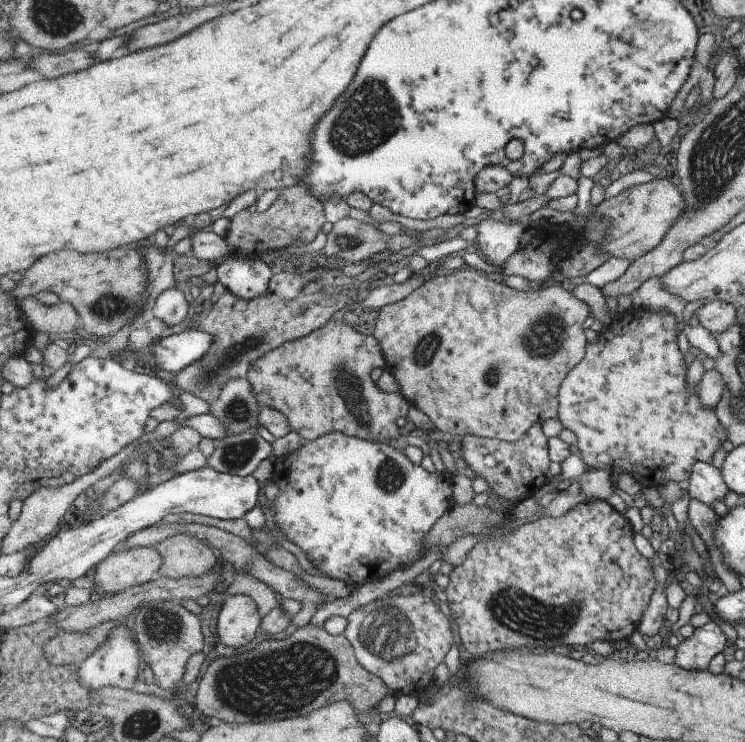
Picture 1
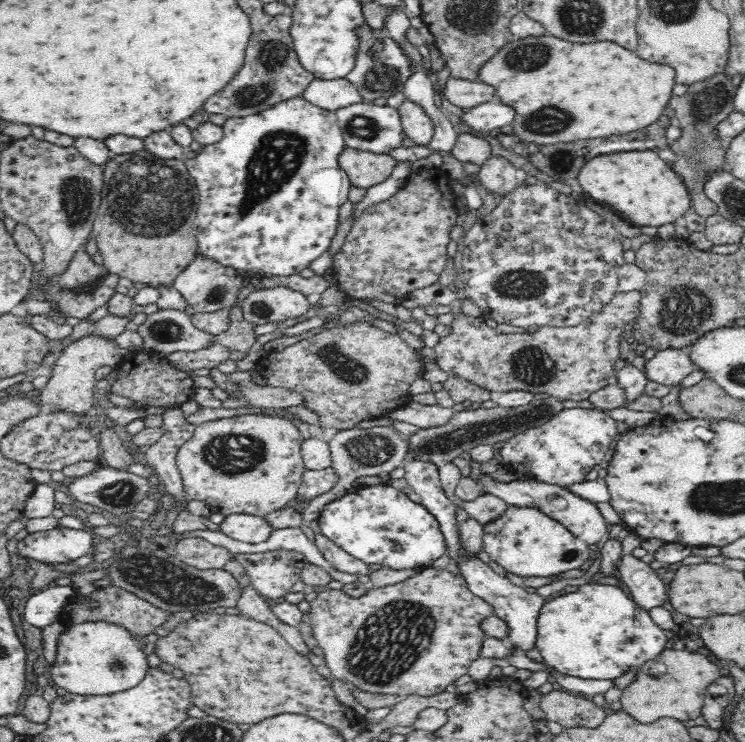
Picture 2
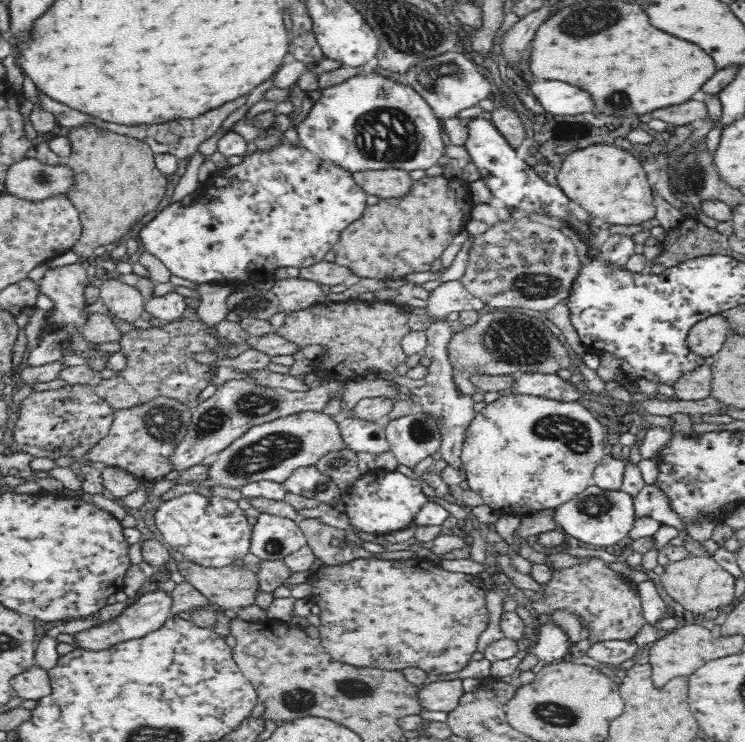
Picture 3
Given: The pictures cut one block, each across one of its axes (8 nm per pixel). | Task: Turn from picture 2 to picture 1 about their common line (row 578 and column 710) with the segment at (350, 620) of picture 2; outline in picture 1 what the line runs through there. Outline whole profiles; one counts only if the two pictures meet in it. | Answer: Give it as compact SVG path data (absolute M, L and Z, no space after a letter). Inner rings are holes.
M629 307L622 313L615 312L611 320L607 324L607 328L603 328L596 337L587 344L587 352L581 362L578 362L573 368L569 376L563 381L560 390L560 409L559 420L563 423L564 428L571 430L575 434L575 446L579 450L579 458L586 465L586 471L575 478L579 482L580 495L585 500L591 501L606 501L609 497L613 496L617 484L617 478L621 474L630 474L633 478L640 482L654 482L659 477L663 481L671 481L680 486L684 486L688 481L691 467L699 461L711 464L711 458L717 450L721 449L721 444L726 440L725 430L723 426L717 421L715 409L713 407L702 407L700 398L698 397L697 386L689 389L685 385L685 371L688 367L686 356L681 355L676 341L676 328L675 325L678 319L671 313L663 313L660 311L646 311L645 309L636 309Z

